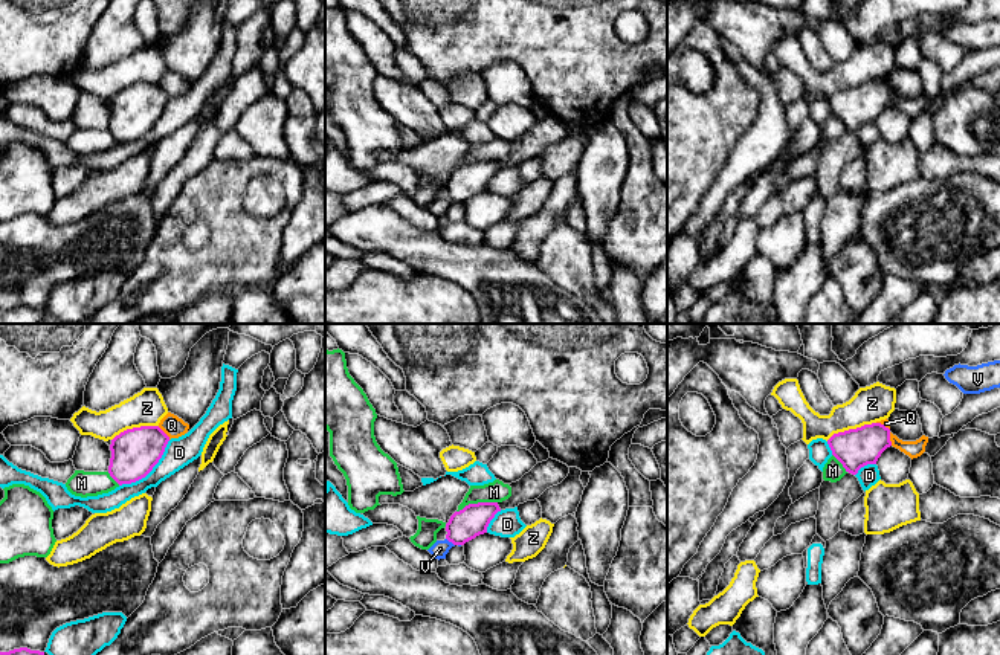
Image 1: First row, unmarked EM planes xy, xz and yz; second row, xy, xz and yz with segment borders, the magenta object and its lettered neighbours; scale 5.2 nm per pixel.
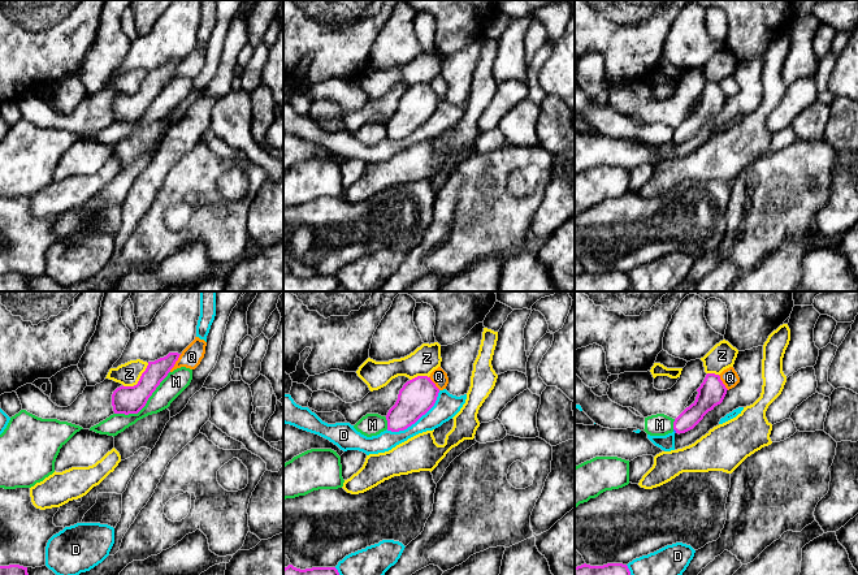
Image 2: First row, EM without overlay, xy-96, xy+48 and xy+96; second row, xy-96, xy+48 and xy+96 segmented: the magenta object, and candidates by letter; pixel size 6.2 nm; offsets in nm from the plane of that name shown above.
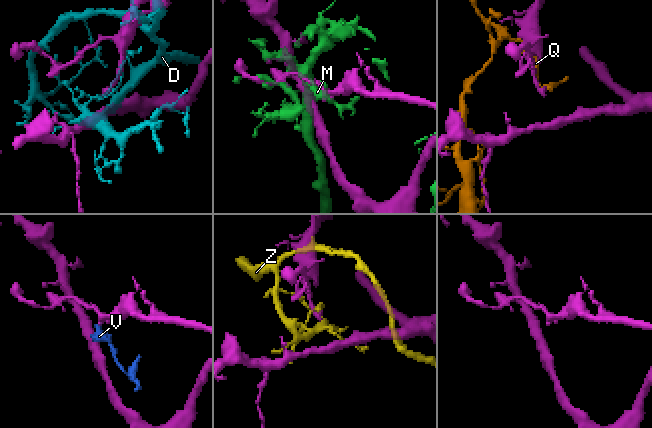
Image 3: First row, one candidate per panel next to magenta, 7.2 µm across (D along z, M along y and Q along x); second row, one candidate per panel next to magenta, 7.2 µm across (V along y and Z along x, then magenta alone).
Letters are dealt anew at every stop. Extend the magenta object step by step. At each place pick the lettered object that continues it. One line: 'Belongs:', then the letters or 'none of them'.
Belongs: V

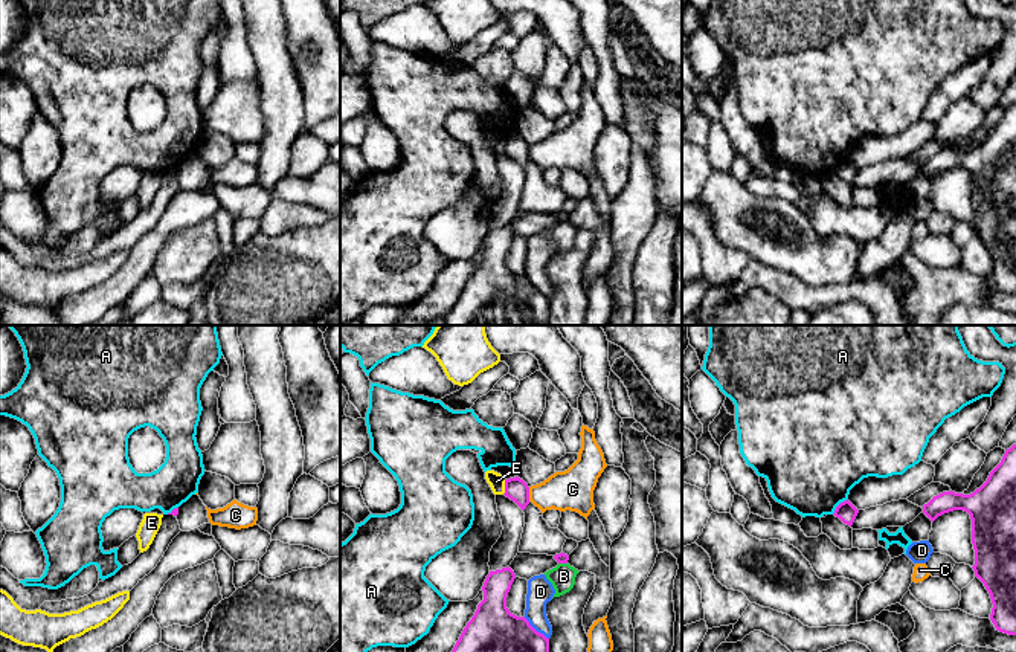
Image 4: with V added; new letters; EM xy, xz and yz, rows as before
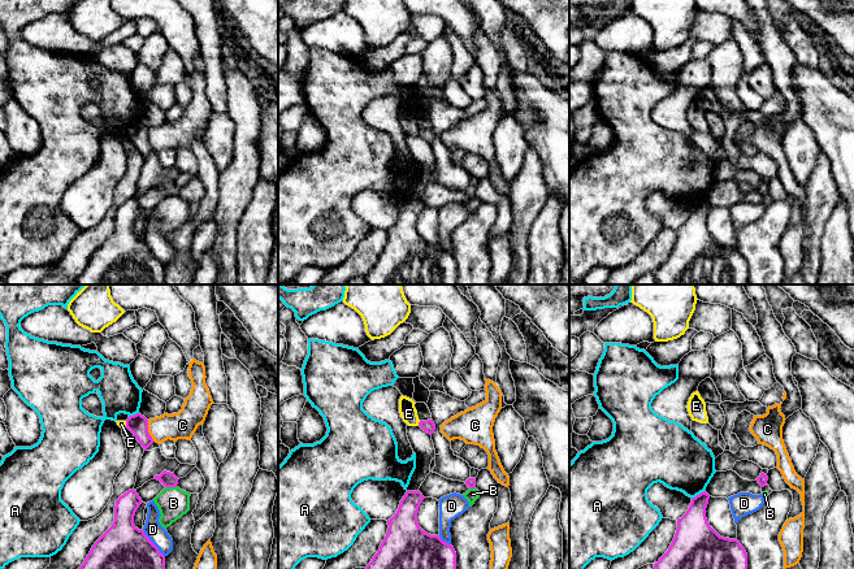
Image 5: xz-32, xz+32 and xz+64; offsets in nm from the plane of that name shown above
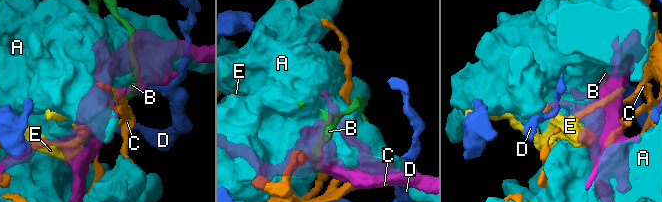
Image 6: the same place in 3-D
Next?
Belongs: none of them

